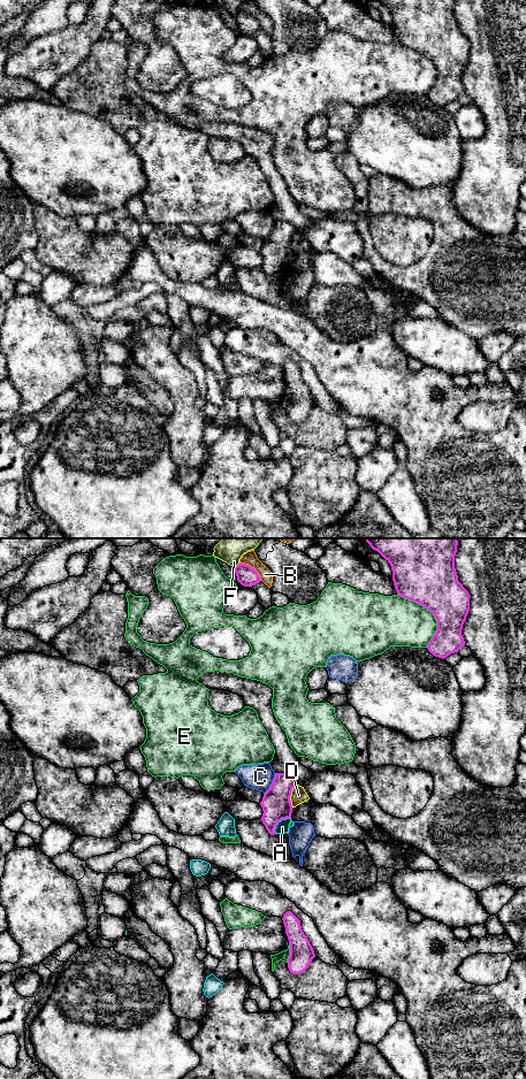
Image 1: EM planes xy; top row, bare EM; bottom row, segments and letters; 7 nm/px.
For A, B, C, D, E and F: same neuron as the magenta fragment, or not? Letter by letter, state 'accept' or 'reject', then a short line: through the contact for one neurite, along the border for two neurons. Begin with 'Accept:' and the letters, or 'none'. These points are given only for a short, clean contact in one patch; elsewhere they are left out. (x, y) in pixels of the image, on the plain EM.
Accept: none
A: reject; line xy (290, 265), (282, 266), (275, 274), (274, 281)
B: reject
C: reject
D: reject
E: reject
F: reject

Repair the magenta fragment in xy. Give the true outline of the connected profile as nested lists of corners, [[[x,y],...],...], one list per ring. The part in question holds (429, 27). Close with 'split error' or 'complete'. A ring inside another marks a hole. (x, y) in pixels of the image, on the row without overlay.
[[[379,0],[391,14],[392,29],[397,43],[413,48],[427,58],[429,58],[436,69],[437,78],[428,91],[428,99],[439,106],[447,106],[449,102],[458,100],[465,93],[462,83],[463,72],[470,59],[470,41],[458,29],[458,23],[455,16],[456,0]]]; complete

